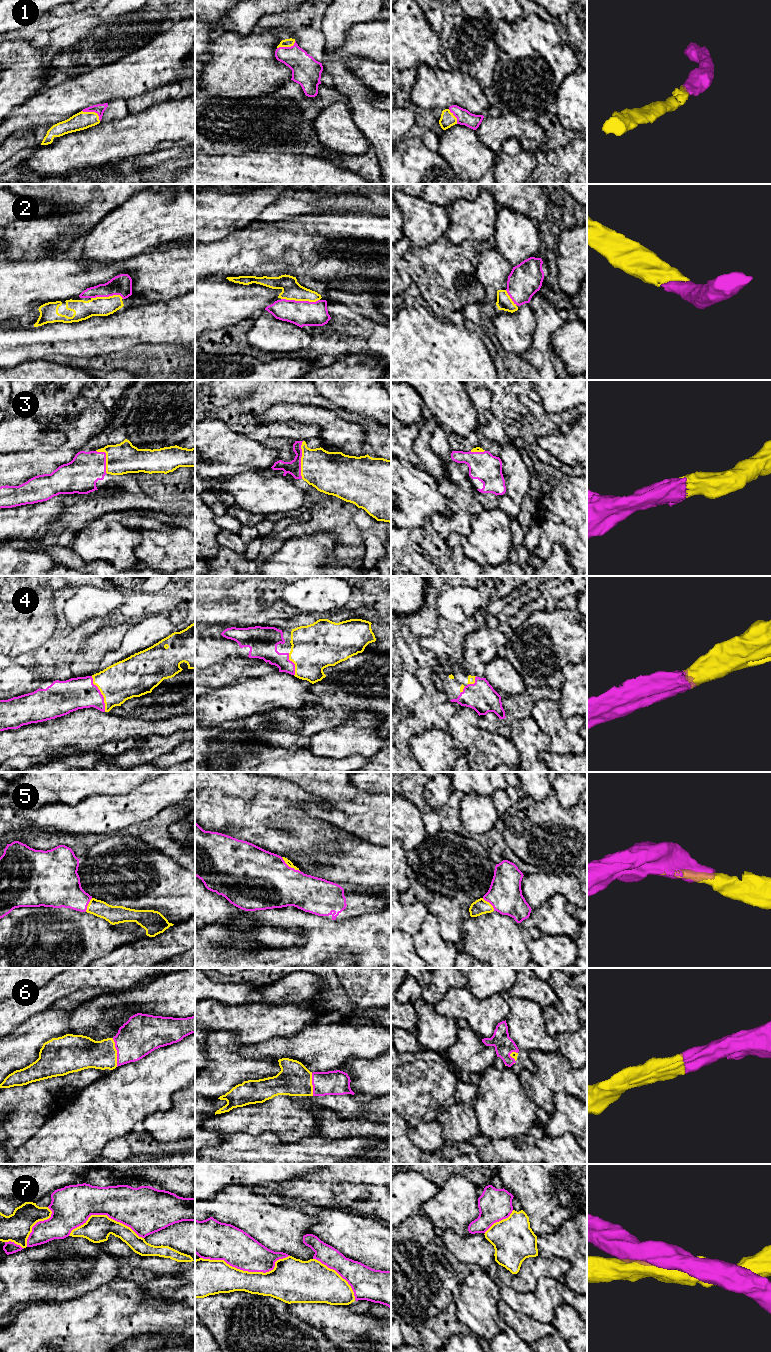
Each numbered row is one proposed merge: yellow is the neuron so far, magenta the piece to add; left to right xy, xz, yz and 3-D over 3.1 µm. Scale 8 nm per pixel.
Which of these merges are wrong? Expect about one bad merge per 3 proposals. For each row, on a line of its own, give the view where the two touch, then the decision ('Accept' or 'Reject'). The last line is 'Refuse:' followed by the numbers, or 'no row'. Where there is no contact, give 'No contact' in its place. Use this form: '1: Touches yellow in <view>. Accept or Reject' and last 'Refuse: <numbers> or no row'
1: Touches yellow in xy. Accept
2: Touches yellow in xz. Accept
3: Touches yellow in xz. Accept
4: Touches yellow in xy. Accept
5: Touches yellow in xz. Accept
6: Touches yellow in xy. Accept
7: Touches yellow in xz. Reject
Refuse: 7

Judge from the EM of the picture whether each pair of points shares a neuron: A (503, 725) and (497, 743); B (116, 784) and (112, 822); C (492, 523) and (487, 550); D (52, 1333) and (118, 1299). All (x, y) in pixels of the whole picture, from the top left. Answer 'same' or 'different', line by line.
A: different
B: different
C: same
D: same

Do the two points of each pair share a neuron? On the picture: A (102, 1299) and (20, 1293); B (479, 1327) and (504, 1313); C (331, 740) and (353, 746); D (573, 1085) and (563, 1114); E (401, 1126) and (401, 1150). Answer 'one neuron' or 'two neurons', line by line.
A: two neurons
B: two neurons
C: one neuron
D: two neurons
E: one neuron

